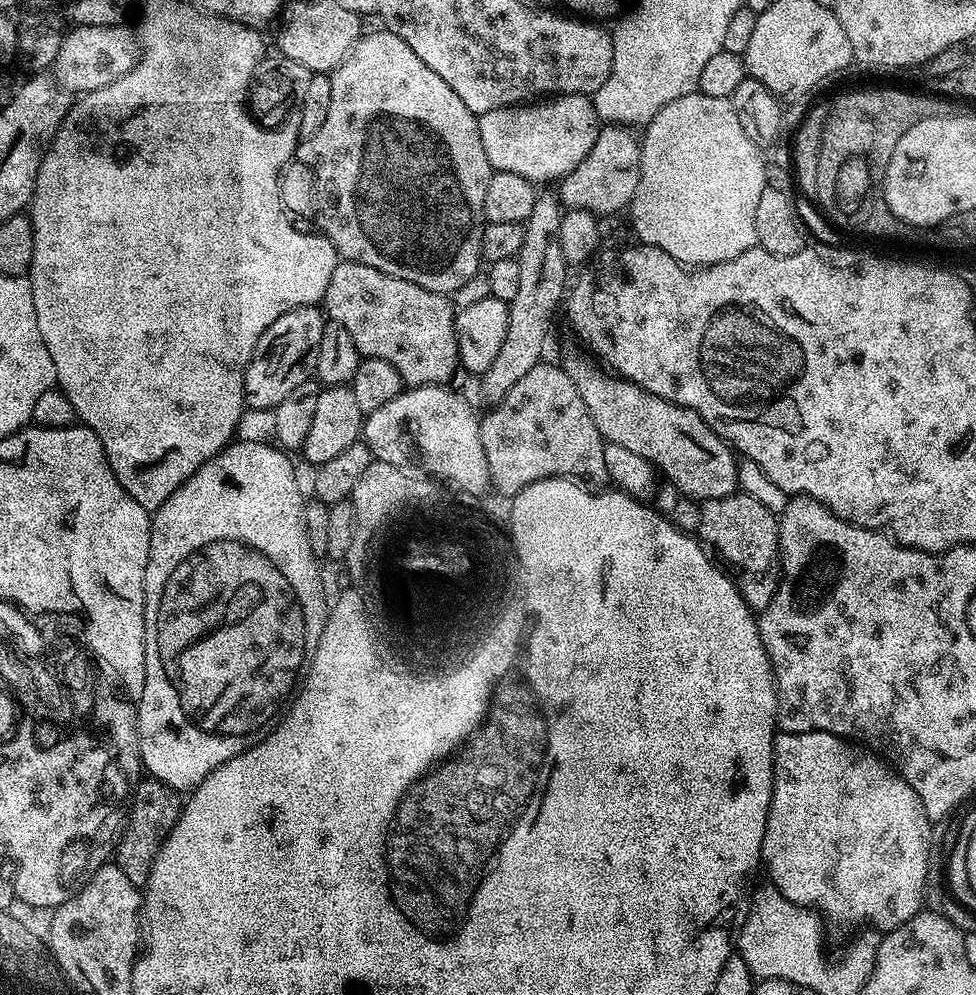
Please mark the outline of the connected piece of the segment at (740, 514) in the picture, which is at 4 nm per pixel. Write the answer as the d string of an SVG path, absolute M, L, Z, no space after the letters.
M742 491L726 498L703 501L700 509L702 522L698 533L699 539L709 549L717 548L721 561L729 560L736 567L734 579L744 595L744 600L752 607L753 612L763 612L770 606L782 575L780 521L777 513L766 510L766 506L758 502L758 498L750 498Z

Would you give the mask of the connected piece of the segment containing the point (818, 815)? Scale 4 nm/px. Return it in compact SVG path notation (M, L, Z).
M777 731L774 742L774 790L766 818L766 834L762 838L760 859L763 871L768 871L767 879L790 902L815 906L825 917L833 916L836 920L869 920L873 924L869 924L873 929L881 933L893 932L895 928L917 916L925 907L924 883L929 883L930 880L927 870L927 850L930 845L932 823L922 806L922 798L918 798L918 794L914 794L911 786L877 753L829 732Z

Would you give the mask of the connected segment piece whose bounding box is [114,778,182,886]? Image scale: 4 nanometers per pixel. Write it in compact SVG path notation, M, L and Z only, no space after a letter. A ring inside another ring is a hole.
M151 778L141 779L132 790L130 807L126 812L128 824L126 820L122 839L117 843L114 853L114 863L122 870L122 874L126 874L126 878L130 878L130 882L134 882L137 886L147 885L152 863L156 861L160 847L166 842L170 830L174 830L178 822L182 800L176 796L179 795L173 789L166 788L159 780Z

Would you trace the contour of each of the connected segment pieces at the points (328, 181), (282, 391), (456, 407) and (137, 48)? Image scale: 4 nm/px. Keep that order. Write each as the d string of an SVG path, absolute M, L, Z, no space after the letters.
M379 30L361 35L360 41L349 56L346 57L335 72L331 73L332 89L330 90L330 111L326 114L323 126L318 134L309 140L300 140L296 145L295 159L305 164L313 172L315 180L315 212L316 224L321 233L327 236L336 247L337 257L341 261L349 260L362 266L374 266L374 270L382 270L394 278L402 278L406 282L414 282L414 286L422 286L431 292L451 294L458 286L466 286L470 278L474 278L482 270L482 236L484 234L484 207L486 206L486 186L490 186L490 178L494 171L486 158L486 150L482 150L480 137L480 121L476 113L470 111L466 102L398 38L398 34L387 30Z
M319 307L295 308L278 318L258 338L252 361L244 372L244 403L249 409L275 410L297 386L302 386L316 371L318 346L322 346L322 330L326 316Z
M443 383L422 384L398 393L386 406L367 413L362 425L362 440L376 460L407 469L417 460L429 477L445 480L476 496L489 491L486 450L482 450L481 417L464 396Z
M123 23L108 26L80 25L69 27L64 34L62 50L54 65L55 79L69 92L83 94L109 88L118 78L130 74L138 66L142 55L142 45L137 33L126 28Z

